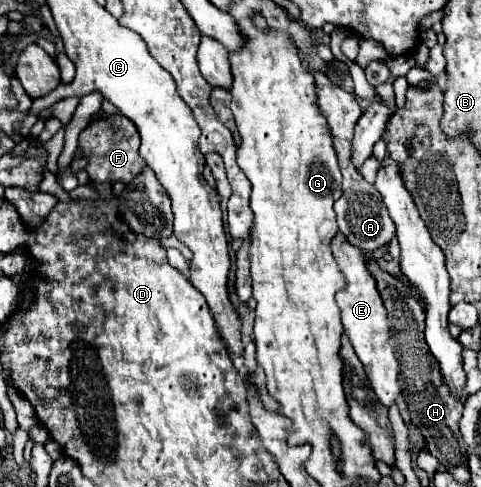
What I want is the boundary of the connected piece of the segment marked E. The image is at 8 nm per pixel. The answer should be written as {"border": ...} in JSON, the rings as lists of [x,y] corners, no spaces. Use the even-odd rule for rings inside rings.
{"border":[[[337,234],[331,242],[331,250],[339,264],[339,270],[347,278],[347,288],[341,290],[335,298],[337,306],[341,308],[343,328],[349,336],[349,342],[351,342],[355,354],[363,362],[363,368],[367,372],[367,378],[369,378],[379,402],[383,406],[391,406],[395,402],[395,398],[401,394],[401,388],[397,384],[397,358],[389,346],[389,324],[387,324],[387,312],[385,312],[383,300],[377,292],[373,276],[369,274],[369,270],[365,266],[365,258],[359,248],[351,246],[345,240],[345,236]]]}

